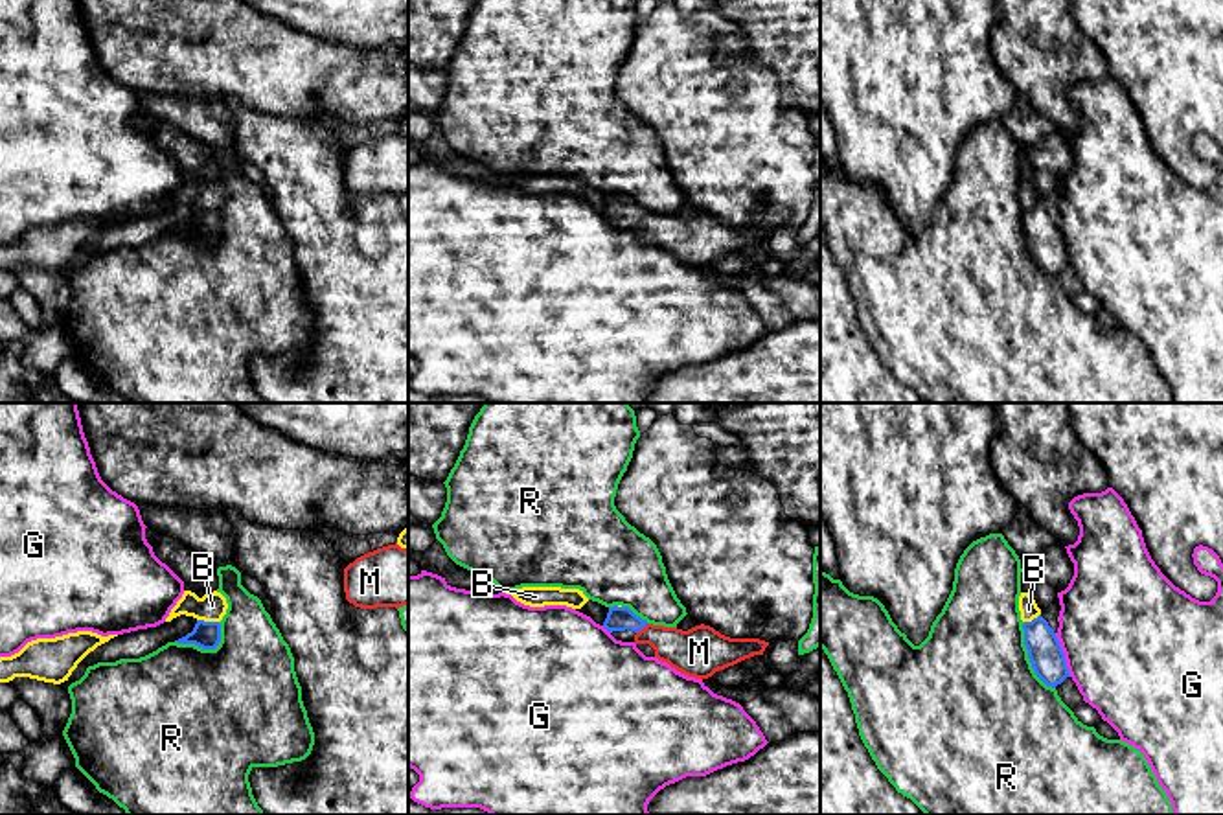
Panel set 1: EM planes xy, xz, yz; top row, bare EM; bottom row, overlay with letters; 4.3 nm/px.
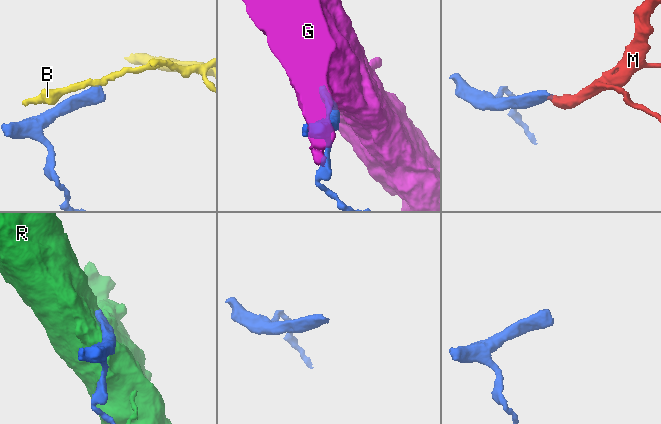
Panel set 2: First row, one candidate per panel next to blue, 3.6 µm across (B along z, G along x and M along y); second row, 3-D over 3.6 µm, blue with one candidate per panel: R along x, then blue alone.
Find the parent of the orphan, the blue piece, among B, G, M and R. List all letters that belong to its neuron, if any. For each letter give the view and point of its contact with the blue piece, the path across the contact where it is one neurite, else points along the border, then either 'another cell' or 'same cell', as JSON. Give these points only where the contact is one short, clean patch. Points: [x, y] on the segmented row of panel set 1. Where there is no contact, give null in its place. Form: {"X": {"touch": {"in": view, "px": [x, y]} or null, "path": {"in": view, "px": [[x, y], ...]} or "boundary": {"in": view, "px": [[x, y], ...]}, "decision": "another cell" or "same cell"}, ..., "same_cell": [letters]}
{"B": {"touch": {"in": "xy", "px": [208, 622]}, "boundary": {"in": "xy", "px": [[197, 619], [217, 622]]}, "decision": "another cell"}, "G": {"touch": {"in": "yz", "px": [1063, 655]}, "decision": "another cell"}, "M": {"touch": {"in": "xz", "px": [642, 628]}, "path": {"in": "xz", "px": [[618, 619], [628, 619], [642, 628], [681, 650], [694, 652]]}, "decision": "same cell"}, "R": {"touch": {"in": "yz", "px": [1028, 657]}, "decision": "another cell"}, "same_cell": ["M"]}

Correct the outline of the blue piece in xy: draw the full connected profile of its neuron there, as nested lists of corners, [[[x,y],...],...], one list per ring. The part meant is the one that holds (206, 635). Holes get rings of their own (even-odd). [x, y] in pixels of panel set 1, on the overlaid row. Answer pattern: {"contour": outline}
{"contour": [[[197,620],[193,631],[175,642],[195,644],[202,649],[215,649],[221,642],[221,624]]]}

